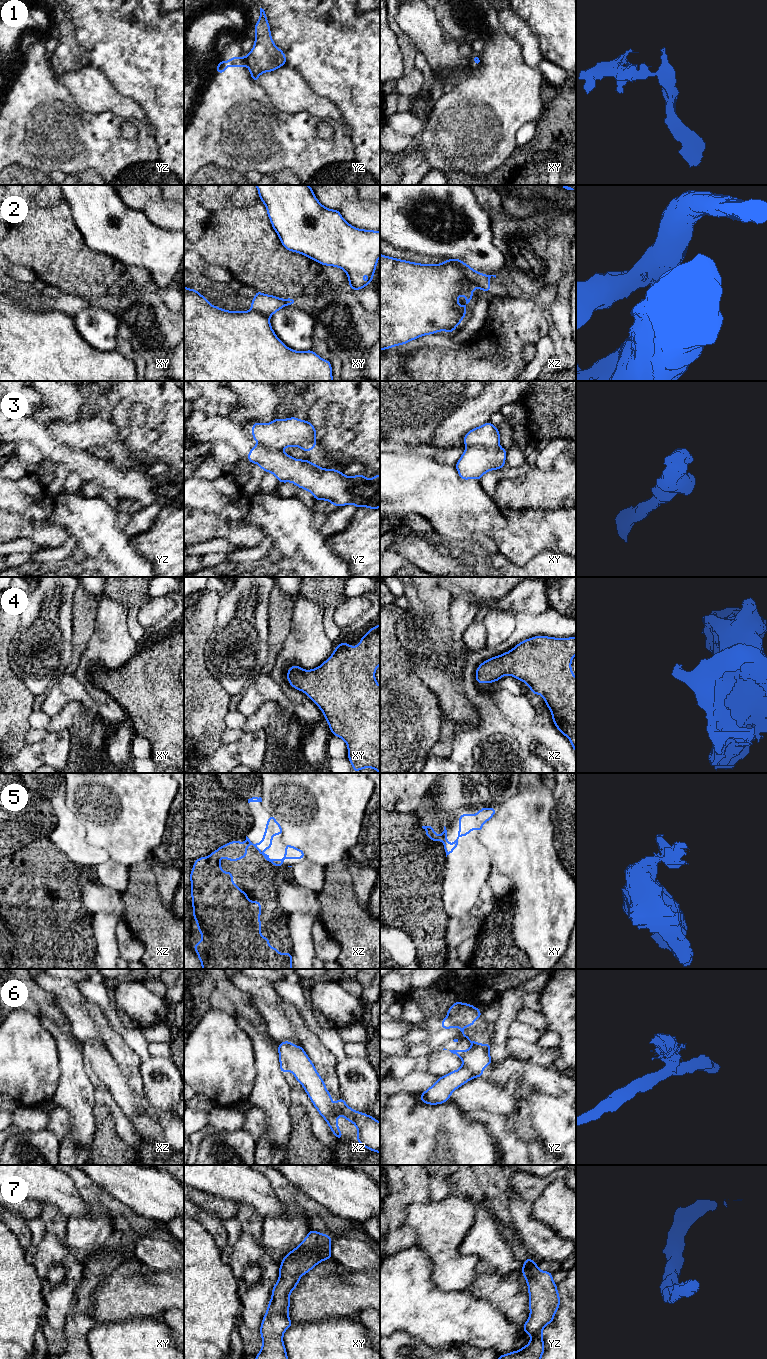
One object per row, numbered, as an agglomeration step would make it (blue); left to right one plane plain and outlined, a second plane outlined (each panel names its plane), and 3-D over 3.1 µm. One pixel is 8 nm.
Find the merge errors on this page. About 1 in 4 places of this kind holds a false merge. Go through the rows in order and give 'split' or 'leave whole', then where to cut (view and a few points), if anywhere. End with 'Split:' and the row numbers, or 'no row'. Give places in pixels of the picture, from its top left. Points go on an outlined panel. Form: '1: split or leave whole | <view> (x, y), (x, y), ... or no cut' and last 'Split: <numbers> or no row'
1: split | yz (245, 57), (247, 64)
2: split | xz (450, 259), (460, 269), (473, 288)
3: split | xy (470, 445), (498, 446)
4: leave whole | no cut
5: split | xy (444, 831), (442, 840)
6: split | yz (462, 1065), (478, 1076)
7: leave whole | no cut
Split: 1, 2, 3, 5, 6

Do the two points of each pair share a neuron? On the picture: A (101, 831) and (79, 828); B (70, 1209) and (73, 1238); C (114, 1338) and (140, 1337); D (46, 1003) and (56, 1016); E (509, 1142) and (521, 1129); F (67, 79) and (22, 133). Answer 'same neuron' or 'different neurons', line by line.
A: different neurons
B: different neurons
C: same neuron
D: same neuron
E: different neurons
F: different neurons

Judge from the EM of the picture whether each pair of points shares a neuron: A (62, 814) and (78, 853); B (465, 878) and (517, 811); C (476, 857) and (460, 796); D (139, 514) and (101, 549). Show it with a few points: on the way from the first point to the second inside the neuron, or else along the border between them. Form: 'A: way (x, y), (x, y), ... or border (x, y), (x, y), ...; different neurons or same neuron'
A: way (66, 824), (66, 831), (74, 843); same neuron
B: border (484, 844), (490, 858), (491, 868); different neurons
C: way (463, 842), (463, 811); same neuron
D: border (123, 531), (131, 538); different neurons

